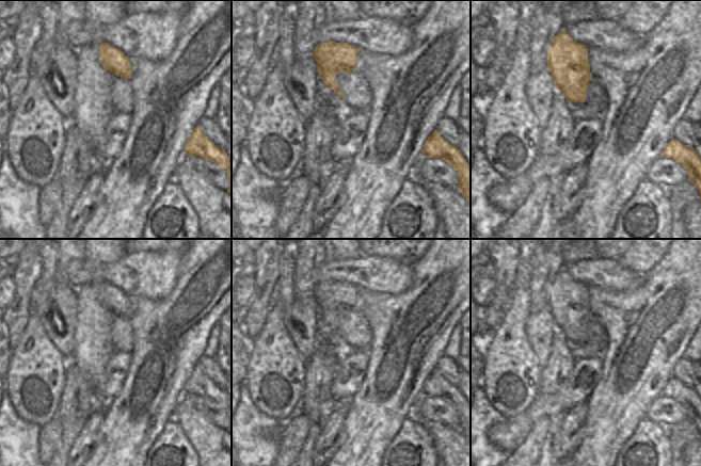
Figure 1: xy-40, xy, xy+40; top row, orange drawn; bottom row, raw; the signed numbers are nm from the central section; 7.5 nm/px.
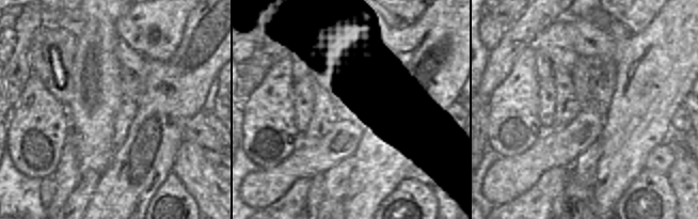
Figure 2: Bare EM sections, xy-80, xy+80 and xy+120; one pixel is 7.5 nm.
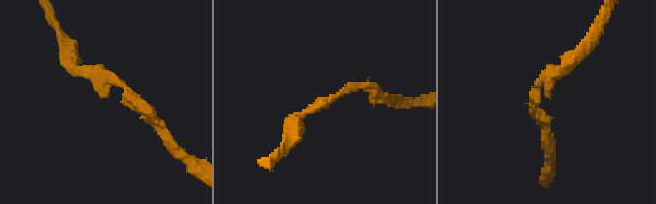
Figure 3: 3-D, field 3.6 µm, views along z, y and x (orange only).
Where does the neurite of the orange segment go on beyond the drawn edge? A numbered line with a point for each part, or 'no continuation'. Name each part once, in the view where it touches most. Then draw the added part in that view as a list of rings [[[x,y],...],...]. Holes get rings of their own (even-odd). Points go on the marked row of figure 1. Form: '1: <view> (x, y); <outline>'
no continuation

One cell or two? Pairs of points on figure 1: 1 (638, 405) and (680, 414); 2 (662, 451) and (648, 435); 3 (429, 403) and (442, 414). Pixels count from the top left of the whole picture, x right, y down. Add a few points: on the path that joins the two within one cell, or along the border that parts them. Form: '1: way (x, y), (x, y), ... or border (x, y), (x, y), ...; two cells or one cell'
1: border (662, 394), (650, 404), (644, 417); two cells
2: way (657, 447), (652, 439); one cell
3: way (430, 407), (437, 413); one cell

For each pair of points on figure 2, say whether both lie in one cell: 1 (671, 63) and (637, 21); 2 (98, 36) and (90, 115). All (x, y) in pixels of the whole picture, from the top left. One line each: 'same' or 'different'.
1: different
2: same

